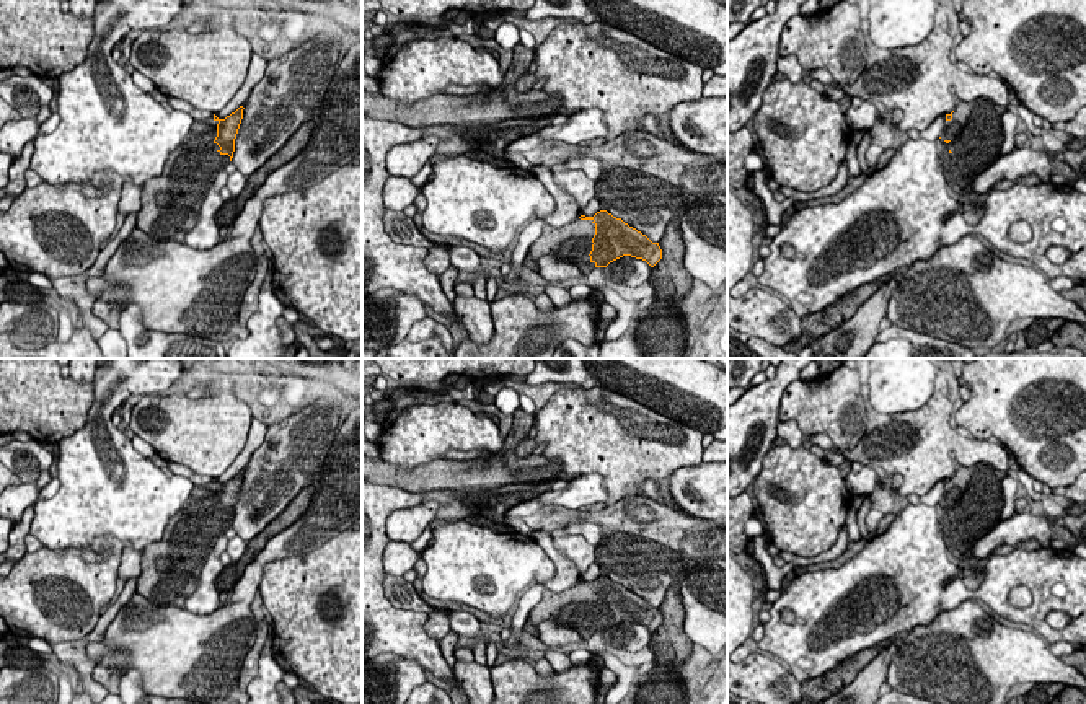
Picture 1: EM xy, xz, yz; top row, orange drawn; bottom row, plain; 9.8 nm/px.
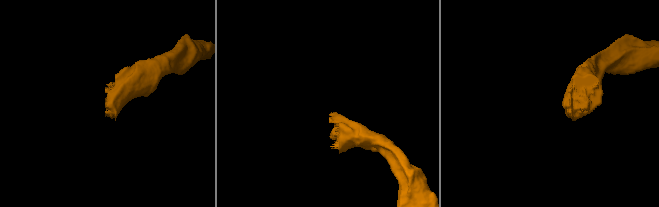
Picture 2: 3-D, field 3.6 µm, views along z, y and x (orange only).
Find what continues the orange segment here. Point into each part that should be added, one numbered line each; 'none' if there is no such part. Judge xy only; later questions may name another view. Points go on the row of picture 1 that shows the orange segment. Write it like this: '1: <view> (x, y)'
1: xy (172, 202)

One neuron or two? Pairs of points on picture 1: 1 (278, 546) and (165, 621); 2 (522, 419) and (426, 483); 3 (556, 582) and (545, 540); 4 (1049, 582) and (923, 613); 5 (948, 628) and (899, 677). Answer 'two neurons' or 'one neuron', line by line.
1: one neuron
2: one neuron
3: one neuron
4: one neuron
5: one neuron

